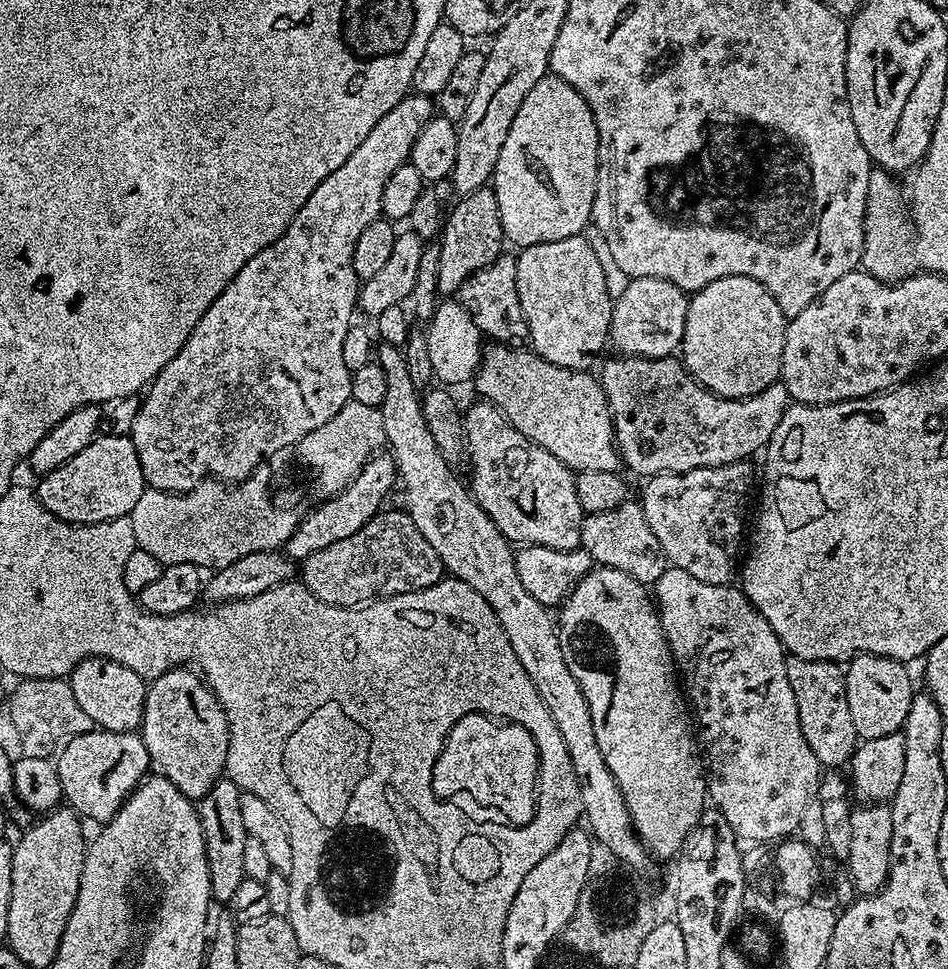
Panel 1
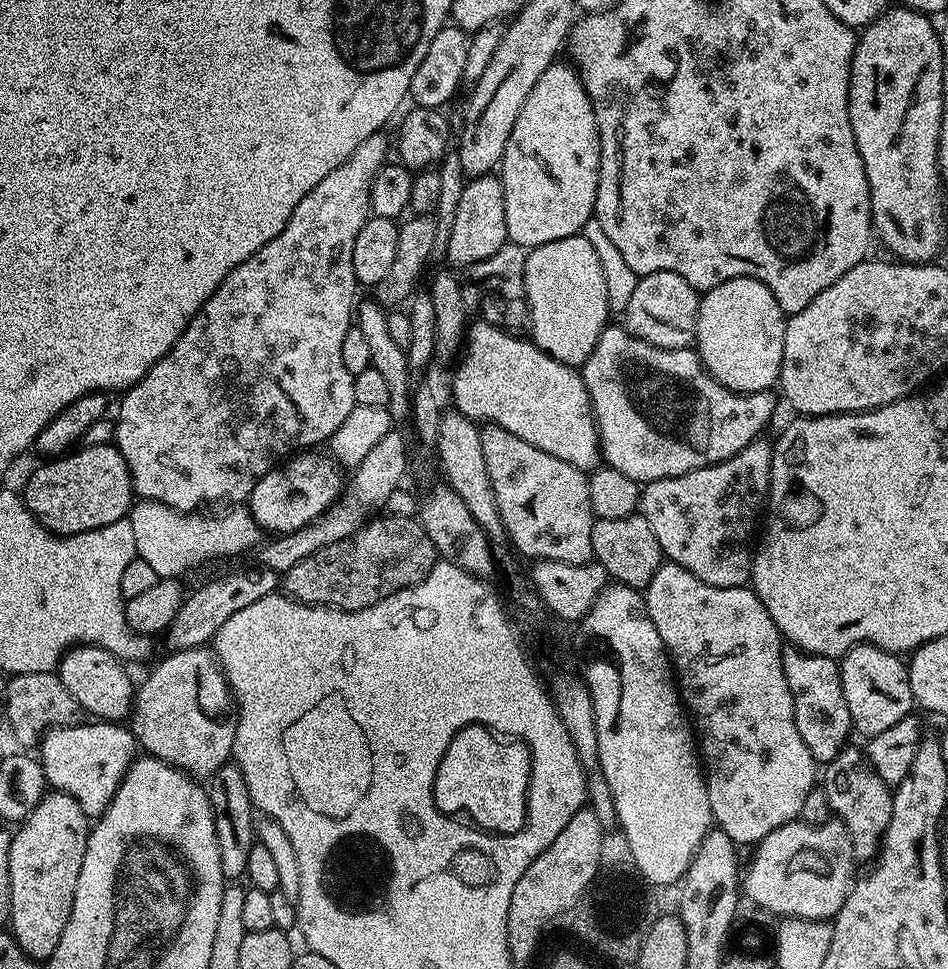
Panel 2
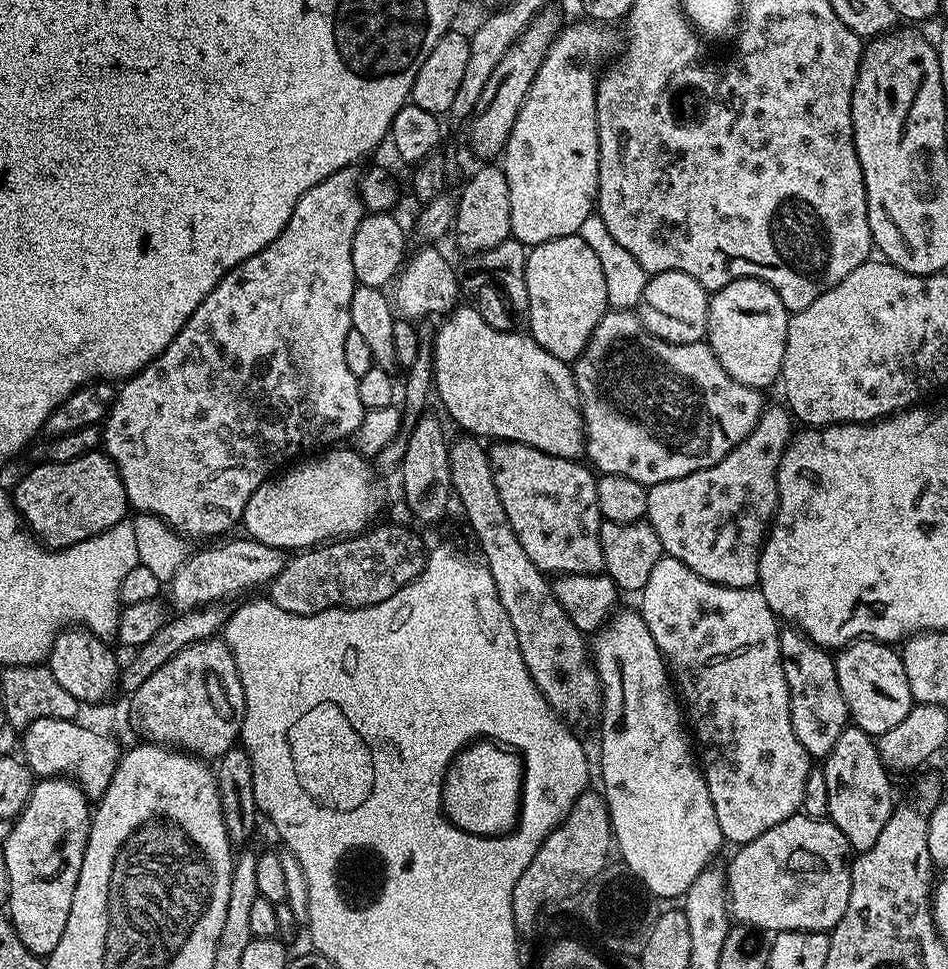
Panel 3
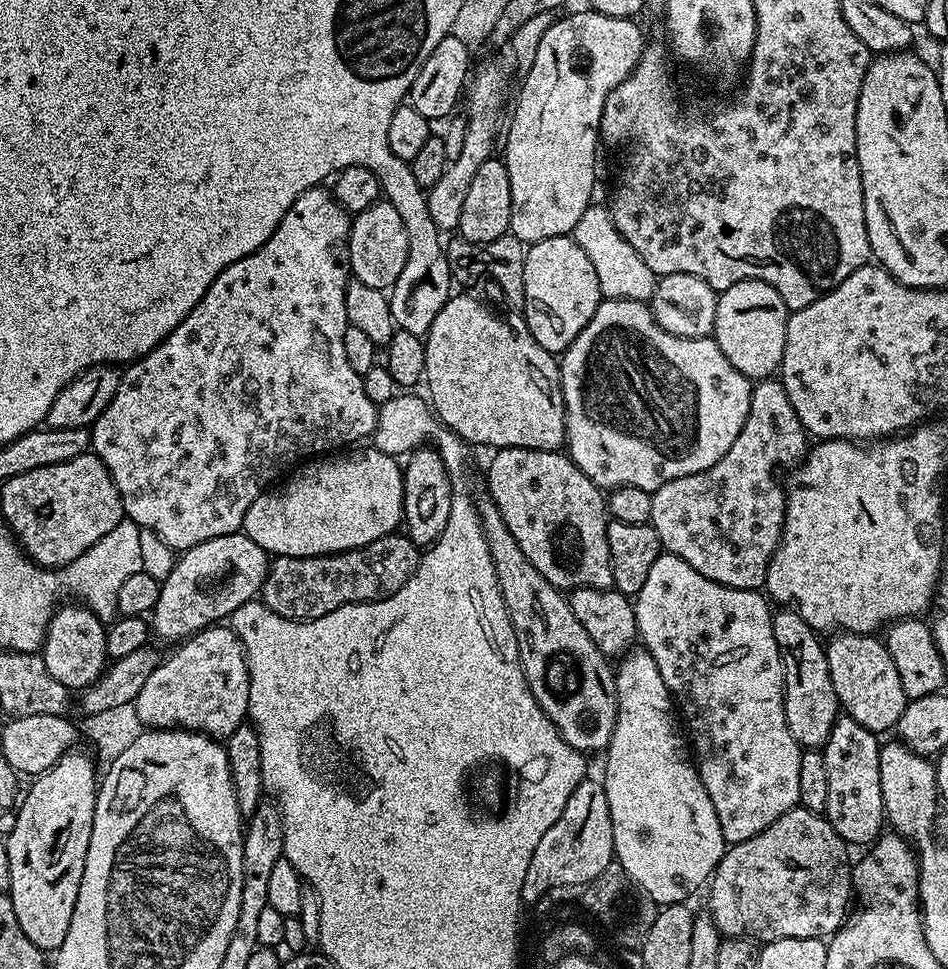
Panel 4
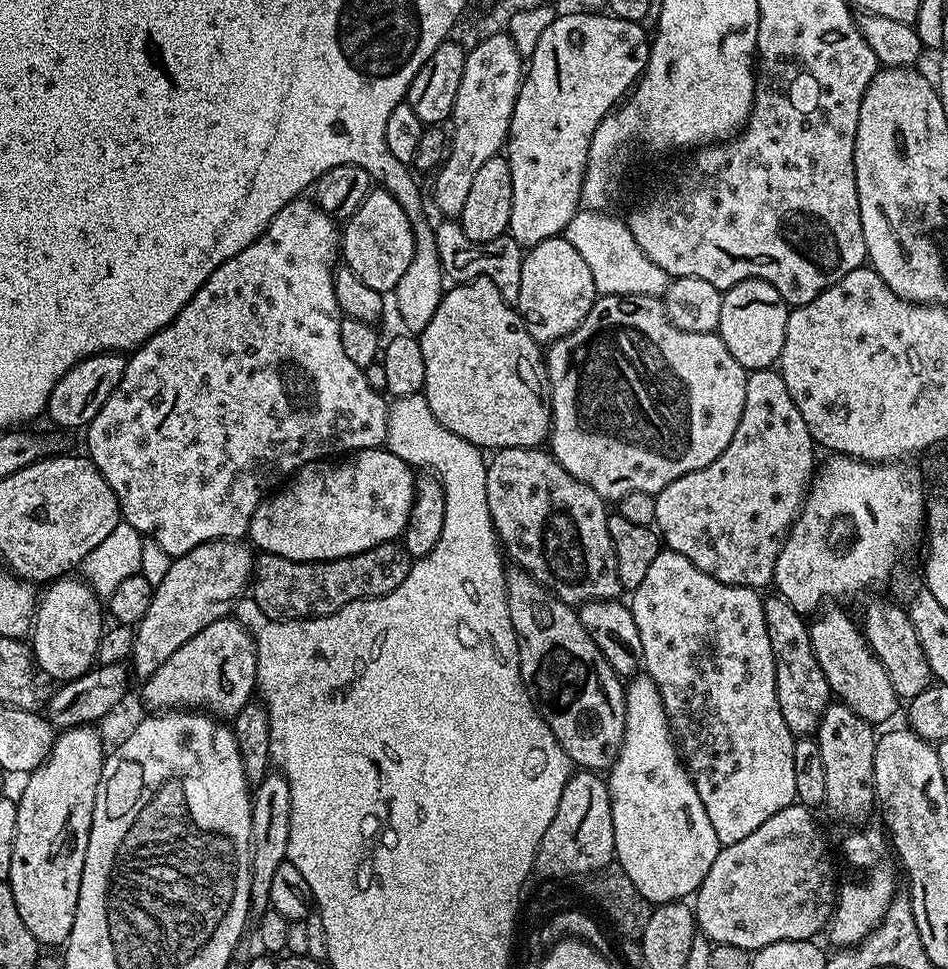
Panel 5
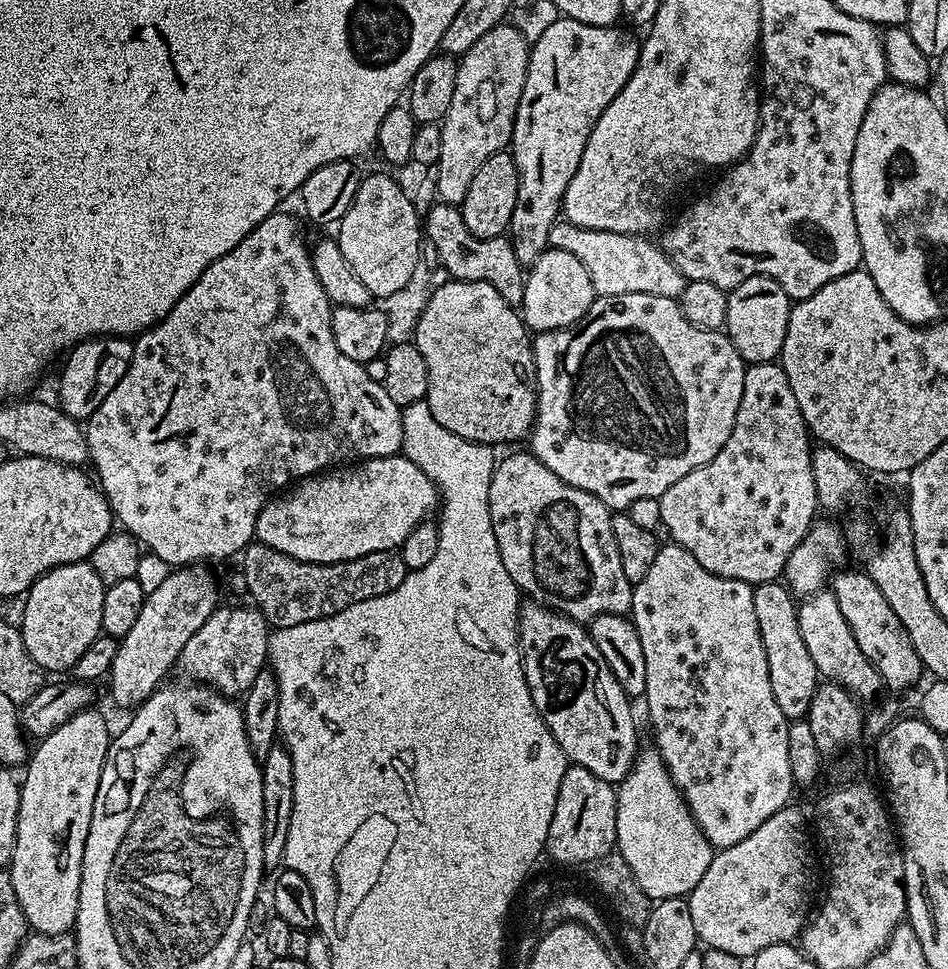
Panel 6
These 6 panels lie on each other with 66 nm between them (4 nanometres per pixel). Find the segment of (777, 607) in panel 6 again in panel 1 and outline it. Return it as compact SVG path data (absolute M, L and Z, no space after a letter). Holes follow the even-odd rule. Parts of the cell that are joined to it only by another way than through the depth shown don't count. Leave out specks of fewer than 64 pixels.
M797 656L786 659L786 678L790 678L790 690L794 690L794 702L798 702L798 722L802 726L802 734L806 738L806 746L814 750L814 758L825 769L836 768L839 764L847 765L856 753L858 737L854 730L854 722L850 718L850 702L846 702L845 669L834 660L807 660Z

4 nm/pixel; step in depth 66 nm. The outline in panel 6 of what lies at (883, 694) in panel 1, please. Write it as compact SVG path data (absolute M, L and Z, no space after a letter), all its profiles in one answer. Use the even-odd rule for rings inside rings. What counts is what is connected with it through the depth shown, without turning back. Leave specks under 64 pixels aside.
M831 590L815 592L799 601L798 630L802 633L802 642L806 642L806 650L810 650L810 658L814 658L817 672L825 681L841 684L861 702L877 699L875 696L882 692L878 670L874 670L870 658L862 654L846 618L842 618L842 610L838 610L838 598L834 598Z

